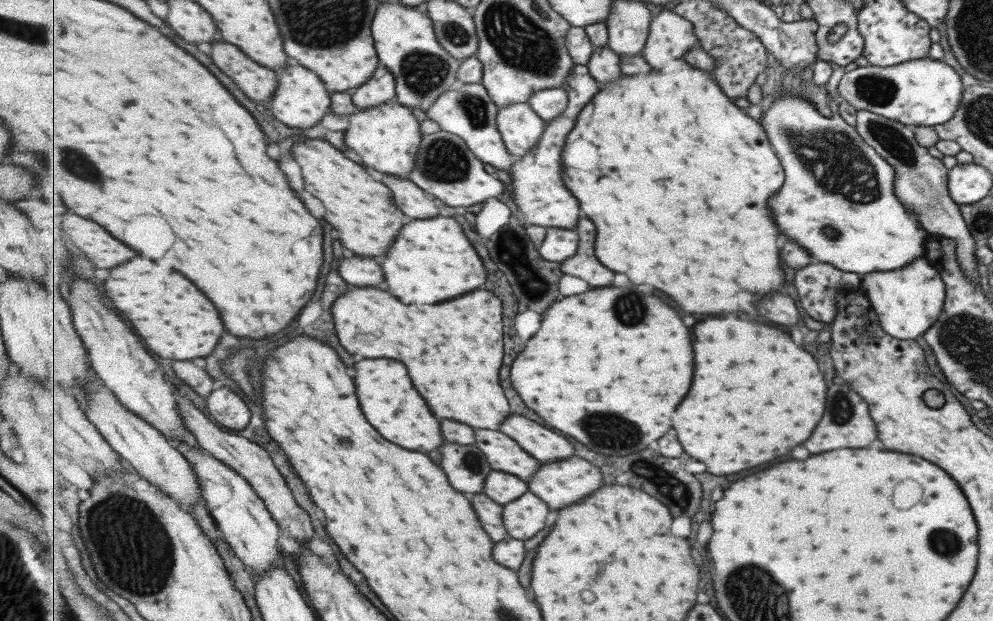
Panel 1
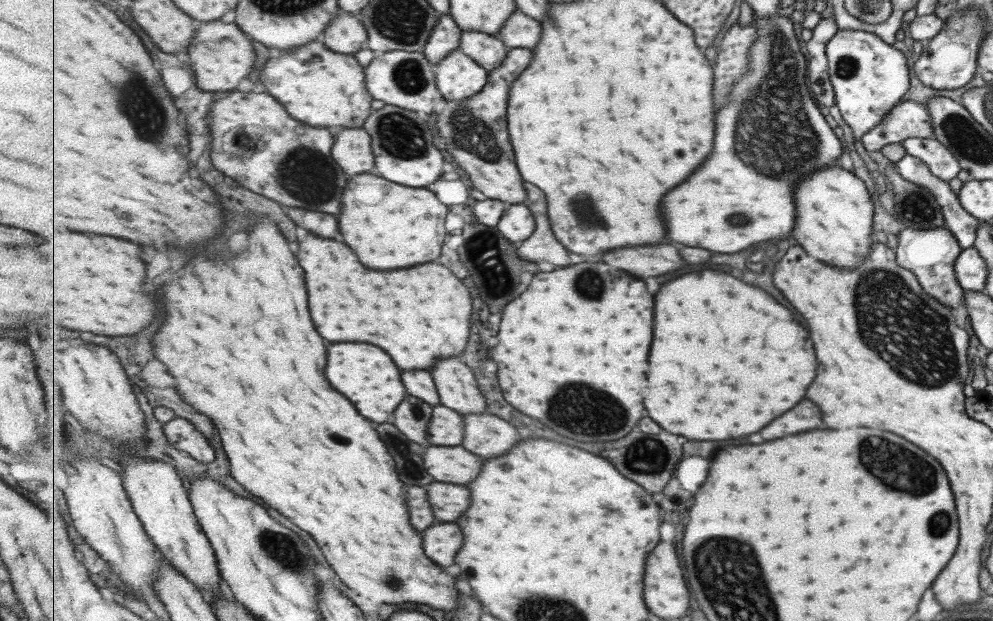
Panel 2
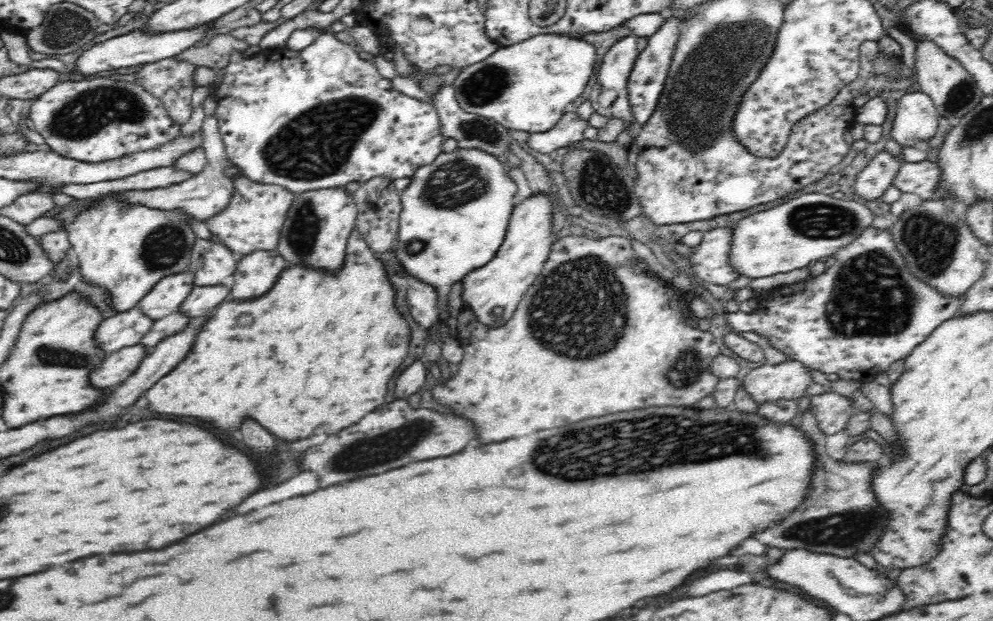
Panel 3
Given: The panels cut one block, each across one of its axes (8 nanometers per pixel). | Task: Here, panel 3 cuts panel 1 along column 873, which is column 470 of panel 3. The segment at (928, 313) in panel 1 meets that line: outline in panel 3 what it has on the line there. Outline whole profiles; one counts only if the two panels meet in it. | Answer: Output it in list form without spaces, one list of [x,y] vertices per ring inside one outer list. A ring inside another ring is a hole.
[[[544,196],[527,198],[513,208],[504,241],[493,260],[461,278],[461,311],[469,308],[483,326],[502,326],[541,273],[550,249],[550,202]]]

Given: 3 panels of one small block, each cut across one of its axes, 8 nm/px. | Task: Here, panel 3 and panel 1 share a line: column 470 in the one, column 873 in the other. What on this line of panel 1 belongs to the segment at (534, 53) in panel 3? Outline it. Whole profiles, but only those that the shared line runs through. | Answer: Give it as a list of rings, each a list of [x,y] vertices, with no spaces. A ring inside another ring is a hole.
[[[930,57],[886,67],[858,66],[844,72],[837,84],[839,96],[856,111],[867,110],[912,128],[947,122],[959,104],[962,90],[959,75],[948,64]]]

